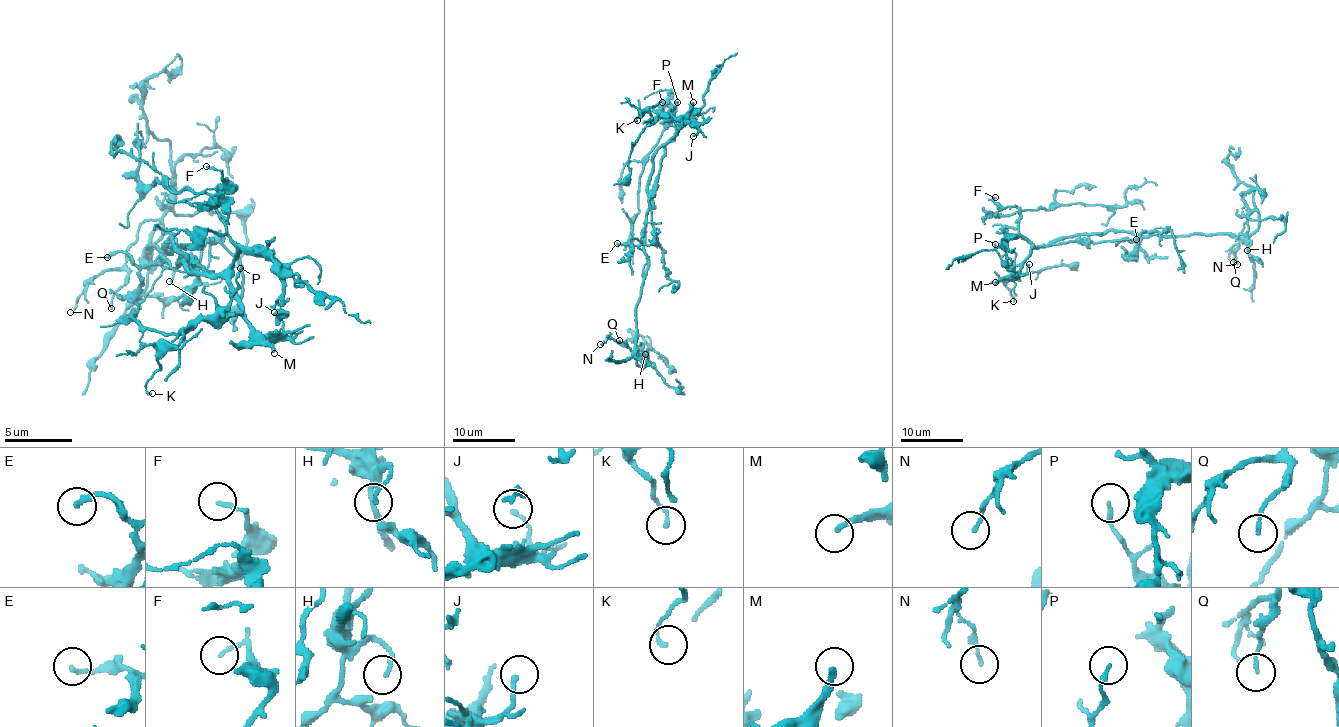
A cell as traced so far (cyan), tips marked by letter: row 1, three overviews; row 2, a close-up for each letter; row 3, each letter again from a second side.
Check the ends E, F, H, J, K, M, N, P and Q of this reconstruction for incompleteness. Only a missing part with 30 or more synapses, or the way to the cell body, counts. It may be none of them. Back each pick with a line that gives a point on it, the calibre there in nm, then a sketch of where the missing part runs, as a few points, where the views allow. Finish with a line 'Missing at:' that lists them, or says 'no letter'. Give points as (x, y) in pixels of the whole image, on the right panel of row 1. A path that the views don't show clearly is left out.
M: (995, 282) | 240 nm
Missing at: M

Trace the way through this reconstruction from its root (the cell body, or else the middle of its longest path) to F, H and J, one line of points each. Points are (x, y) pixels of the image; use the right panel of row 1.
F: (1094, 233), (1072, 242), (1034, 247), (1018, 231), (1020, 211), (1015, 206), (1000, 206), (993, 200), (995, 197)
H: (1094, 233), (1119, 230), (1144, 236), (1235, 234), (1252, 244), (1247, 250)
J: (1094, 233), (1072, 242), (1035, 247), (1017, 275), (1023, 275), (1029, 264)

